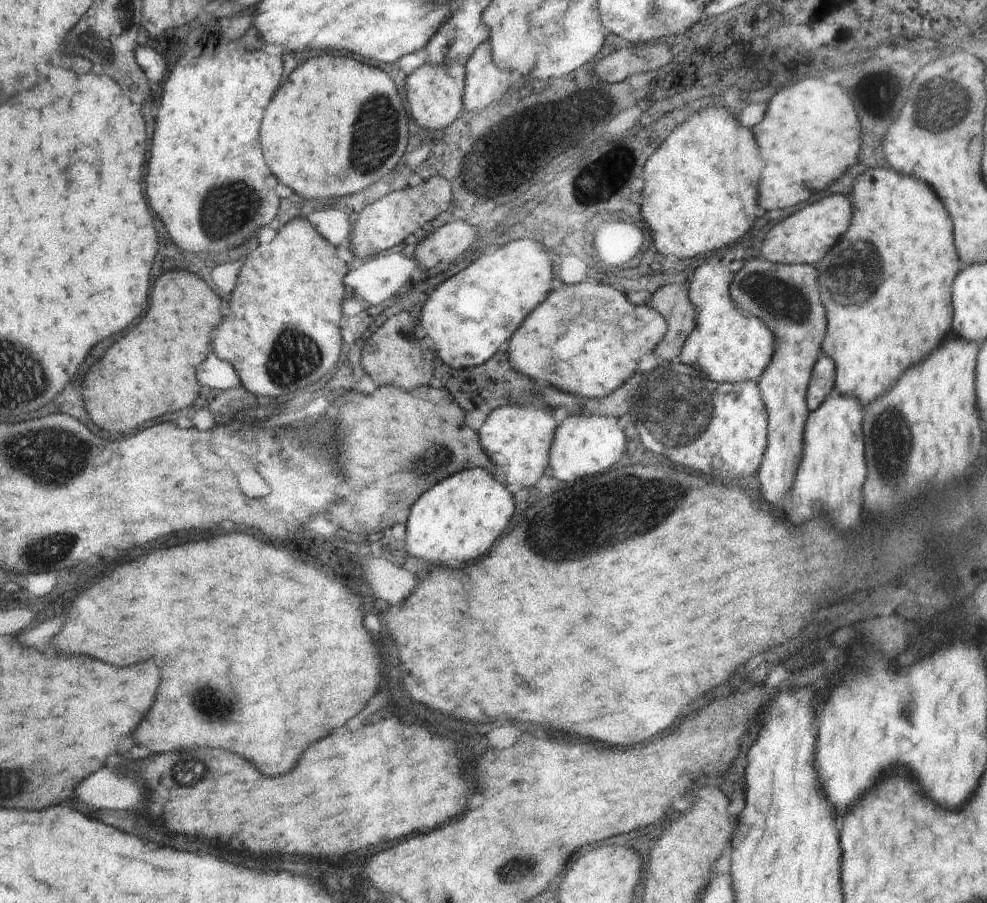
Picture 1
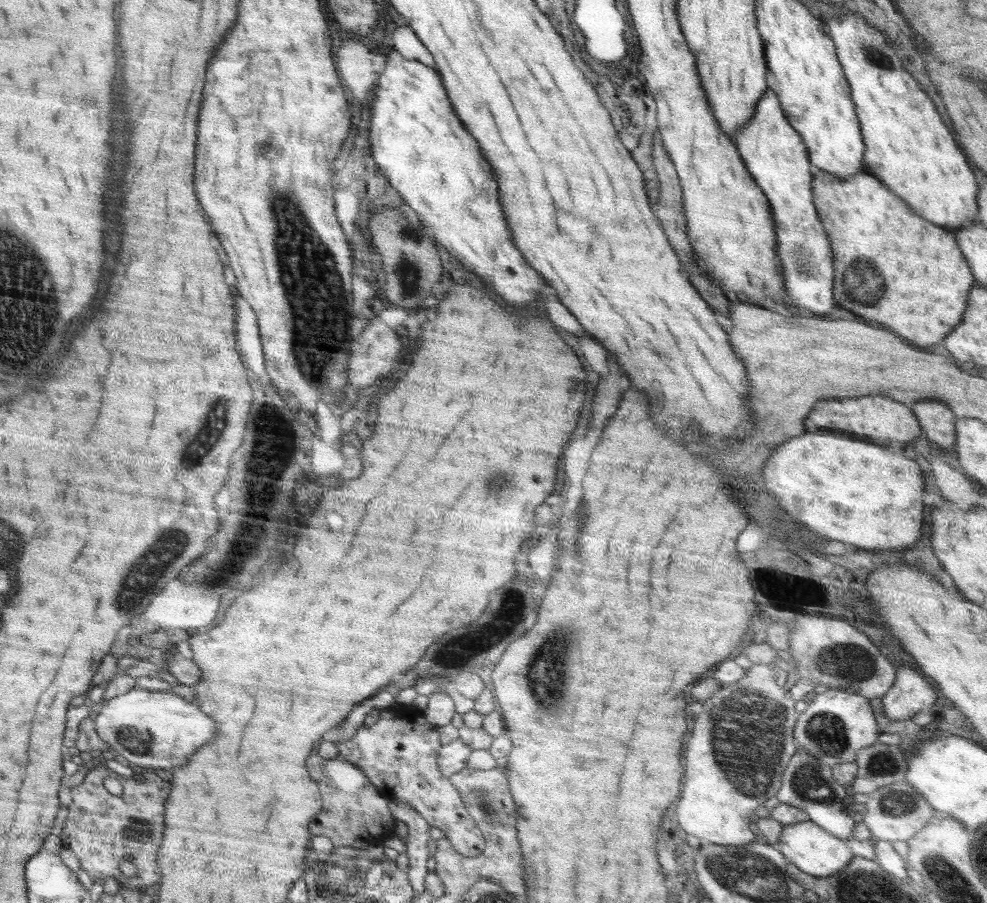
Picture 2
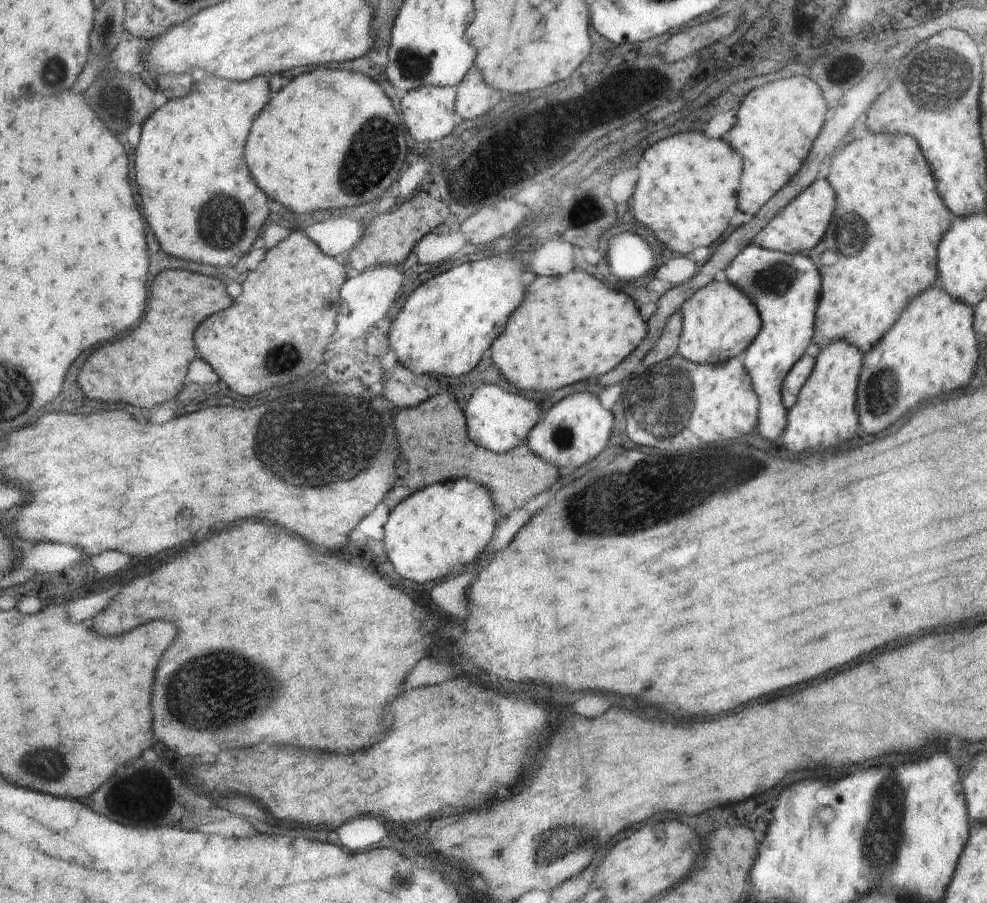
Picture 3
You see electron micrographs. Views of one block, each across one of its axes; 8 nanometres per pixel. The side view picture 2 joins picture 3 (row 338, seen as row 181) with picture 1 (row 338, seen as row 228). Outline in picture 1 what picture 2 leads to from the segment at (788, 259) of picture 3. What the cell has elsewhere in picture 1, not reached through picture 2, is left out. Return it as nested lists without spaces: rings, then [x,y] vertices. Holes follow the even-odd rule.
[[[764,257],[745,260],[742,267],[731,280],[729,295],[731,301],[744,315],[759,318],[775,338],[775,351],[770,364],[758,380],[761,399],[767,410],[767,447],[756,477],[753,481],[758,497],[772,506],[782,506],[784,496],[790,492],[796,471],[803,459],[804,431],[809,410],[806,397],[814,365],[821,352],[827,318],[819,291],[818,272],[815,265],[773,263]]]

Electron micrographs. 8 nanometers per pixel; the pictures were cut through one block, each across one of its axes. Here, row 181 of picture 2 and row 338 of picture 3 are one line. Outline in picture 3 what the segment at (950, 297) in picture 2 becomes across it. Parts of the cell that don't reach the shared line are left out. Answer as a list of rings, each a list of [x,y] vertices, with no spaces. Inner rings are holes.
[[[872,133],[864,138],[849,139],[832,156],[829,174],[826,180],[835,190],[836,210],[832,214],[824,240],[820,240],[806,255],[817,266],[820,278],[820,300],[816,309],[813,349],[819,350],[830,346],[832,342],[848,342],[858,348],[858,352],[868,354],[878,340],[890,332],[900,312],[920,296],[928,287],[939,284],[938,244],[952,226],[954,215],[936,192],[936,182],[932,178],[930,166],[922,156],[916,140],[912,136]],[[824,250],[832,250],[836,262],[832,266],[822,266],[820,256]]]

